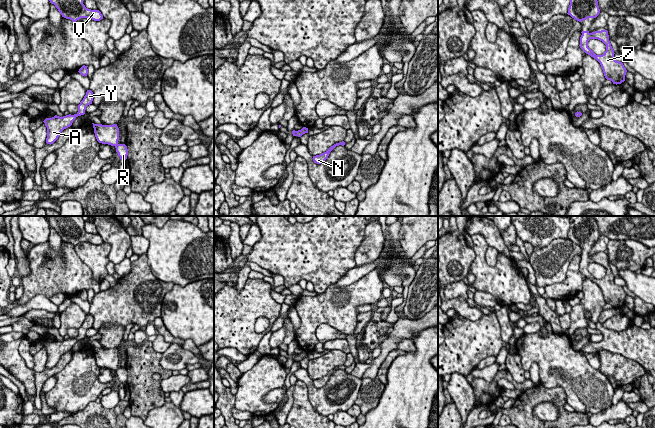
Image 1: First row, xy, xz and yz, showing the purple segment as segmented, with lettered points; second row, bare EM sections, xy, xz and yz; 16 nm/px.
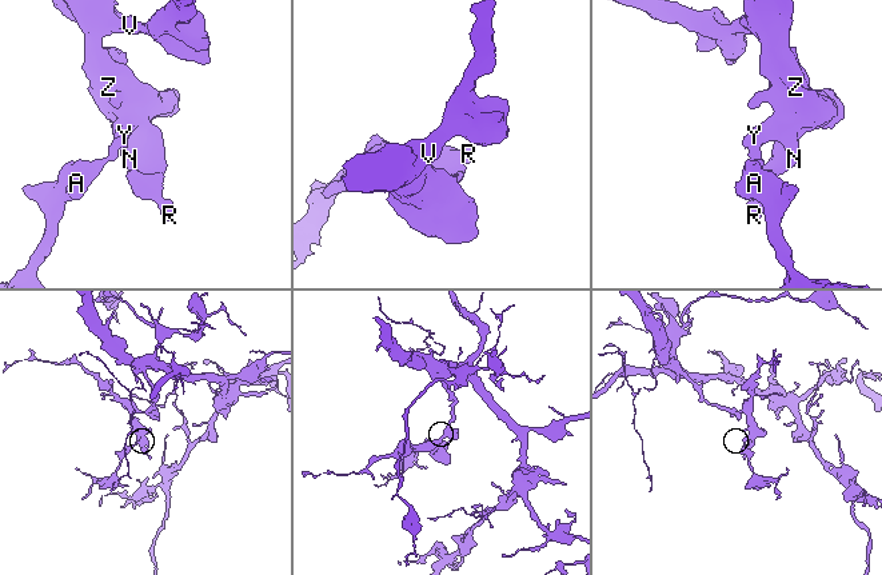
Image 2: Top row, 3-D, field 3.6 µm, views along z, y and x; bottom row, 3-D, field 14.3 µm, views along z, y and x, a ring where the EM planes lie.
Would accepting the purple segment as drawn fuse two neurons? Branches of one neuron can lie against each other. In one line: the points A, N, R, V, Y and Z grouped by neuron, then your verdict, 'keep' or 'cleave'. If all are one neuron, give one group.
groups A N R V Y Z; keep

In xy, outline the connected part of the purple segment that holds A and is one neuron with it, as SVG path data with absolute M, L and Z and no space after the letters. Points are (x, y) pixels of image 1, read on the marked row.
M87 90L86 95L78 105L78 112L76 114L69 114L63 117L55 115L52 118L46 118L43 121L47 127L46 143L50 145L53 144L64 129L70 127L78 116L84 115L86 107L92 104L93 98L93 92L91 90Z

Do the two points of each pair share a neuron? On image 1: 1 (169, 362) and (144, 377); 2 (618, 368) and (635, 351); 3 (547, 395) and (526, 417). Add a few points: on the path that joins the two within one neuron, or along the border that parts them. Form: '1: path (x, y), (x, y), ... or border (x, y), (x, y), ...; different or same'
1: border (161, 353), (160, 364), (171, 371); different
2: border (605, 349), (635, 360), (644, 369); different
3: path (540, 395), (526, 410); same

